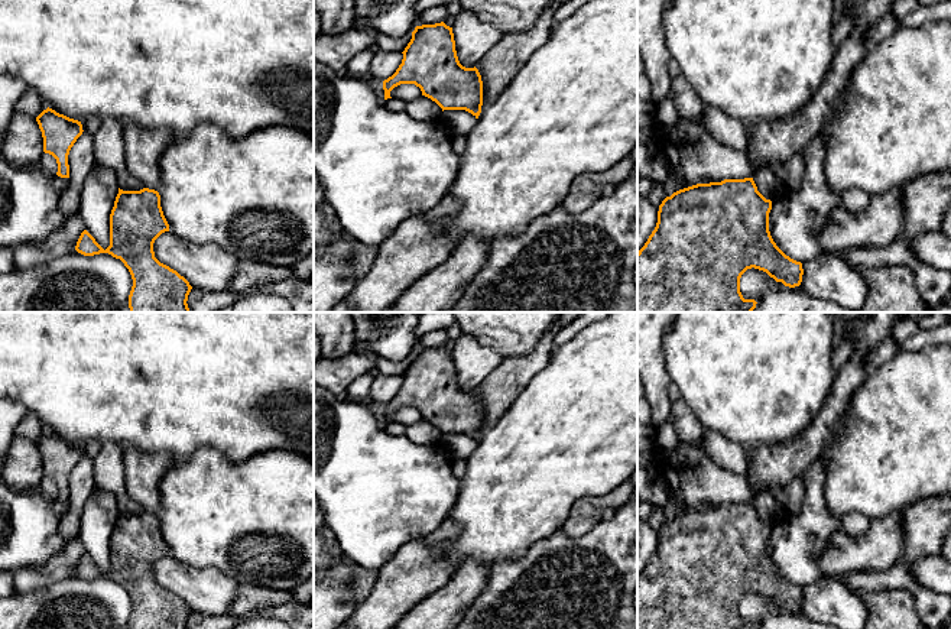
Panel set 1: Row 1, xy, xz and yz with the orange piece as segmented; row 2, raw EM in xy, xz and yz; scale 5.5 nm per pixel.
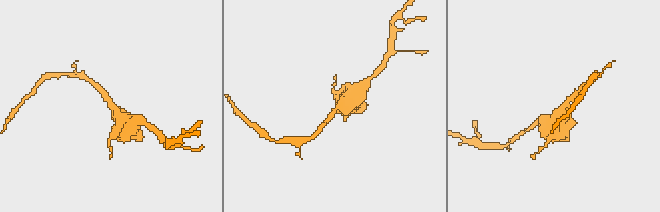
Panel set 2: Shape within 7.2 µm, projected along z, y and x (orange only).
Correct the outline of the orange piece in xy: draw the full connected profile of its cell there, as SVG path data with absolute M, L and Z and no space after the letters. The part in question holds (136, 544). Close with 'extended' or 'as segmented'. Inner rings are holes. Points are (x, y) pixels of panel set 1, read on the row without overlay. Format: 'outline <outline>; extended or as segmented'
outline M119 512L110 538L110 570L104 574L84 554L75 574L84 580L108 577L124 587L133 603L129 629L188 629L189 606L155 581L153 567L165 555L169 548L158 515Z; as segmented

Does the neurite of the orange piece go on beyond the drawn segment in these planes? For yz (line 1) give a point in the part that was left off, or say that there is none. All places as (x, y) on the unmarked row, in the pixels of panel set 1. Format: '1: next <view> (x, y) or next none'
1: next none

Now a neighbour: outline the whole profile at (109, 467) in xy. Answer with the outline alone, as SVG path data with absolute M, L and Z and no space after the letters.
M104 442L94 458L95 487L113 493L117 497L119 512L123 515L140 515L146 512L136 503L124 487L123 447L116 442Z

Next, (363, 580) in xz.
M358 567L354 571L354 575L351 578L351 590L353 590L354 599L358 603L370 594L377 575L379 575L379 571L361 568L361 567Z

